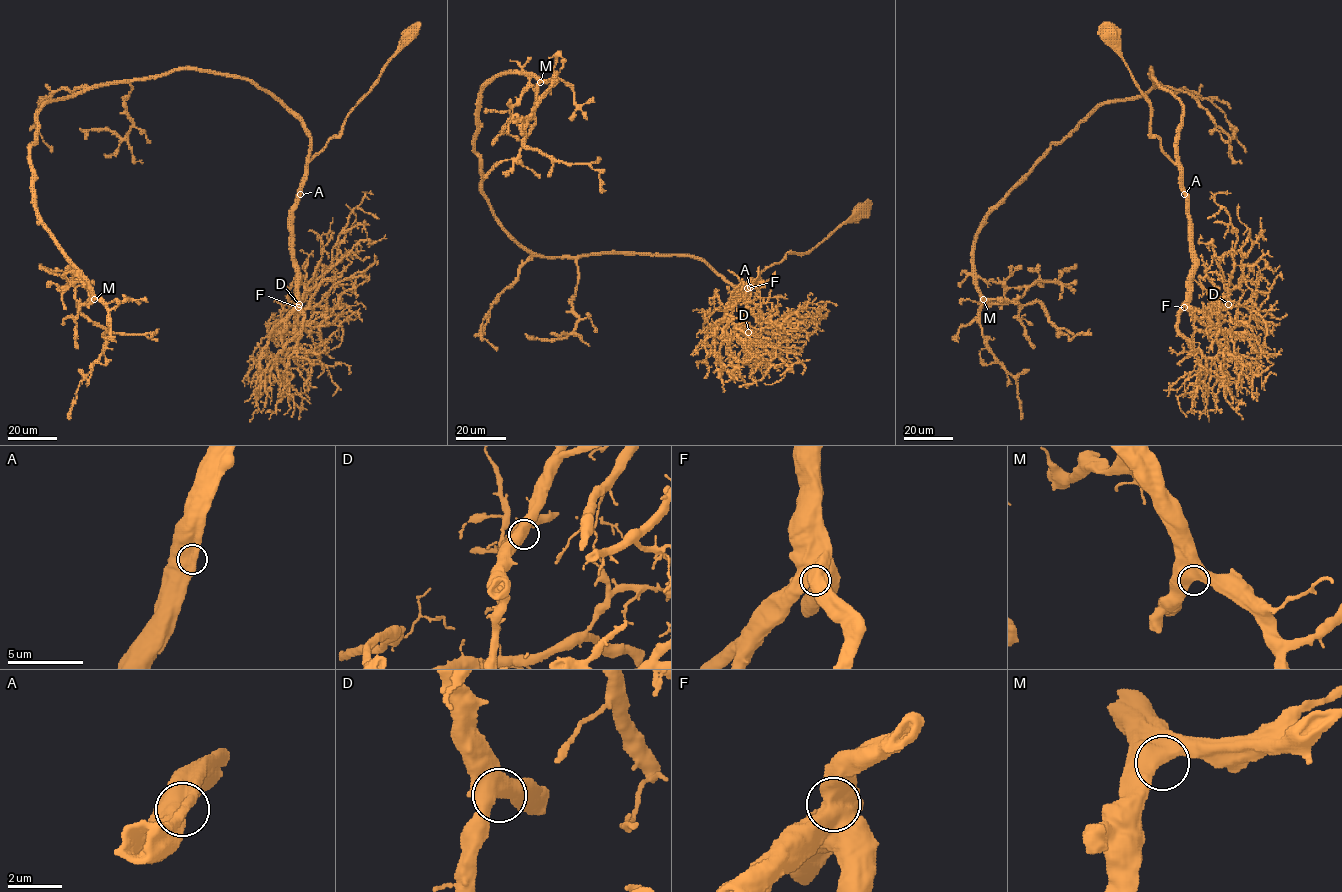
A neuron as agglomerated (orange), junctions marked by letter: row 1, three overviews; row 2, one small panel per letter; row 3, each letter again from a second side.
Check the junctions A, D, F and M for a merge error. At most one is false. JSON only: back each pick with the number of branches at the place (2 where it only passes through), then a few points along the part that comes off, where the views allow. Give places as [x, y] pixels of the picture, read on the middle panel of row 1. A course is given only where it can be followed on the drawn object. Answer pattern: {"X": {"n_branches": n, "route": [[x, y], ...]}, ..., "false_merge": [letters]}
{"false_merge": []}

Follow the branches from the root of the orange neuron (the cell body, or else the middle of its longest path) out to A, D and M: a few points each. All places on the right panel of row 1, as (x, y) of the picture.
A: (1108, 34), (1112, 37), (1112, 48), (1148, 99), (1150, 136), (1159, 139), (1164, 153), (1178, 168), (1184, 194)
D: (1108, 34), (1148, 99), (1150, 136), (1180, 171), (1192, 234), (1188, 305), (1216, 311), (1228, 304)
M: (1108, 34), (1175, 162), (1182, 104), (1151, 68), (1147, 92), (1098, 106), (984, 221), (983, 299)

